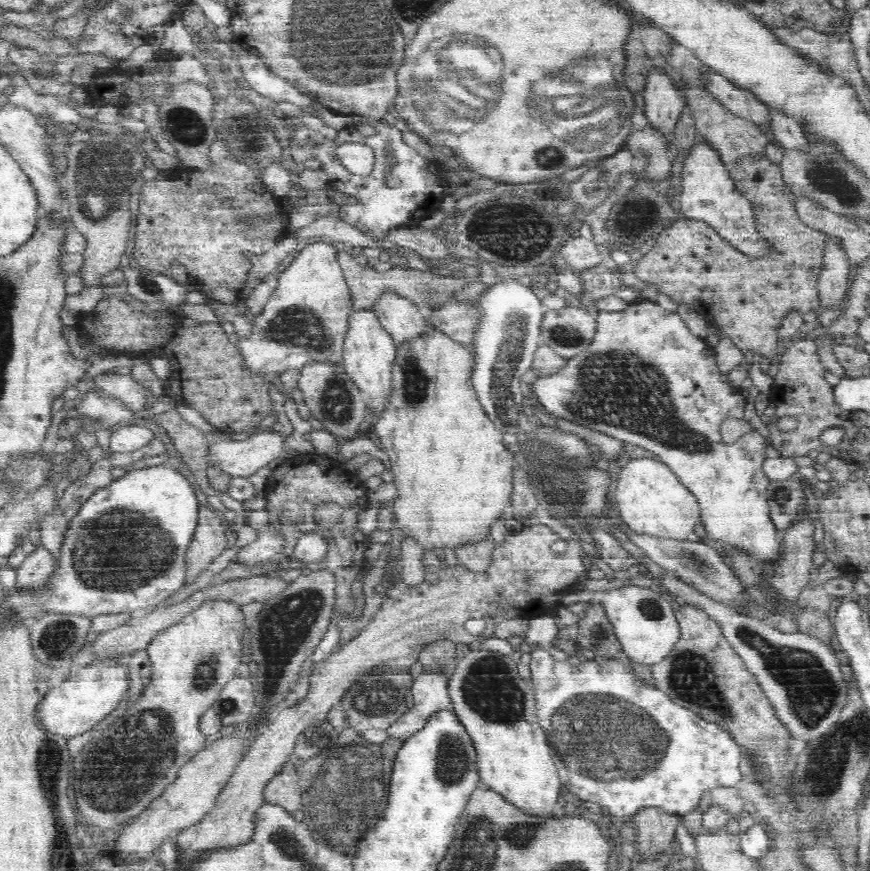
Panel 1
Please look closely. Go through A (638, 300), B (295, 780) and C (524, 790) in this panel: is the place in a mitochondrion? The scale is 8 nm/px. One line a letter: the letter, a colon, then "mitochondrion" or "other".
A: other
B: mitochondrion
C: other

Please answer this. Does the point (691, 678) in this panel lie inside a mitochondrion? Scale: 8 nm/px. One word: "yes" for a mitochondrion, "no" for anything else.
yes

